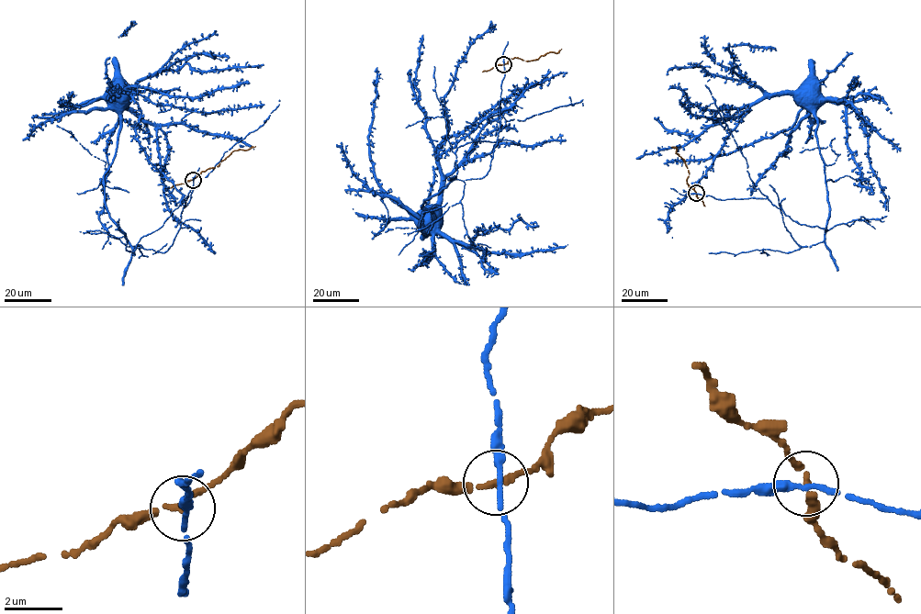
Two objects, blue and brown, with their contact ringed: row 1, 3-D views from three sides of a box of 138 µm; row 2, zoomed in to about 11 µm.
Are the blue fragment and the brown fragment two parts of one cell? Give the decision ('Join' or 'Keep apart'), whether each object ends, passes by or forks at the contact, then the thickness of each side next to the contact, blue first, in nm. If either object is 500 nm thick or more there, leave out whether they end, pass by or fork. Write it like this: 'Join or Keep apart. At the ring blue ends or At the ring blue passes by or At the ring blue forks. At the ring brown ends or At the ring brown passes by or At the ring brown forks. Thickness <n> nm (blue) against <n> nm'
Keep apart. At the ring blue passes by. At the ring brown passes by. Thickness 190 nm (blue) against 170 nm

